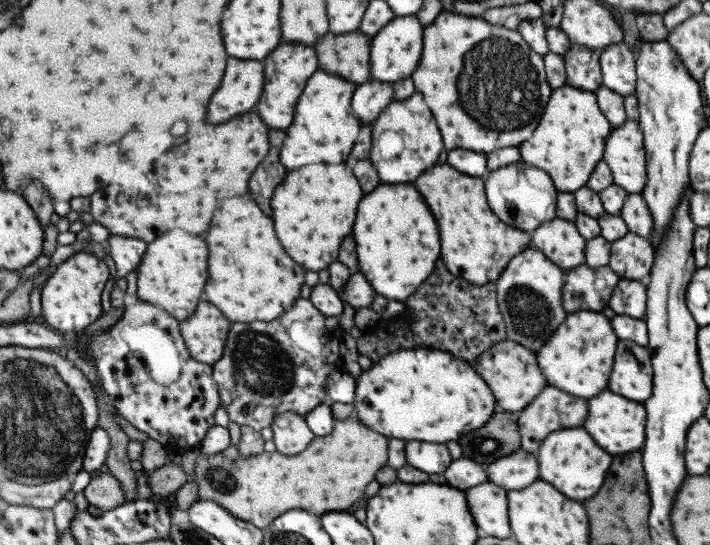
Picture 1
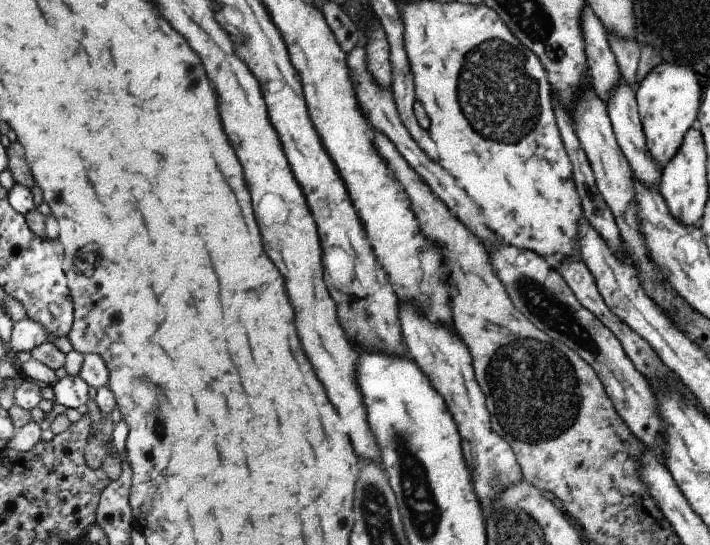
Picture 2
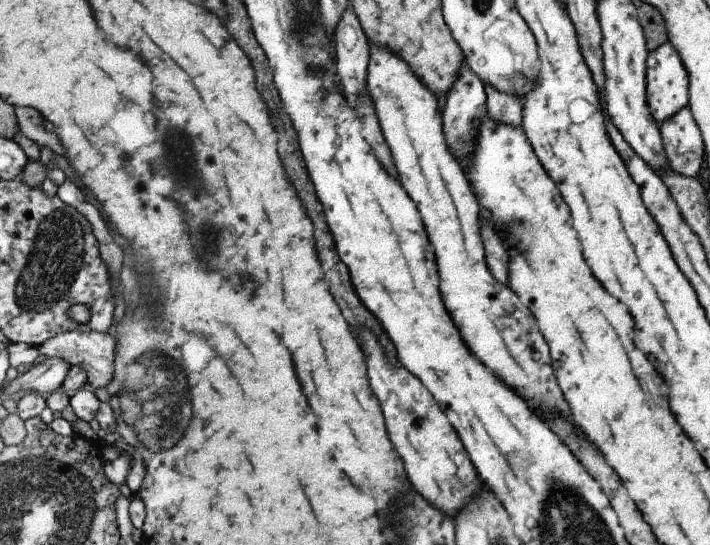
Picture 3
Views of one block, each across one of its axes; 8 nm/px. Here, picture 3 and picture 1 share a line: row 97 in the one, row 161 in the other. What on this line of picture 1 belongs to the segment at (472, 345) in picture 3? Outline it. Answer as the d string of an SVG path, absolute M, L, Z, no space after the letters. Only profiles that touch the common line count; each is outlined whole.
M419 92L399 102L393 100L371 124L369 162L377 170L379 180L385 184L401 184L415 180L419 174L423 174L437 162L441 150L443 150L441 132L429 106L423 102Z

